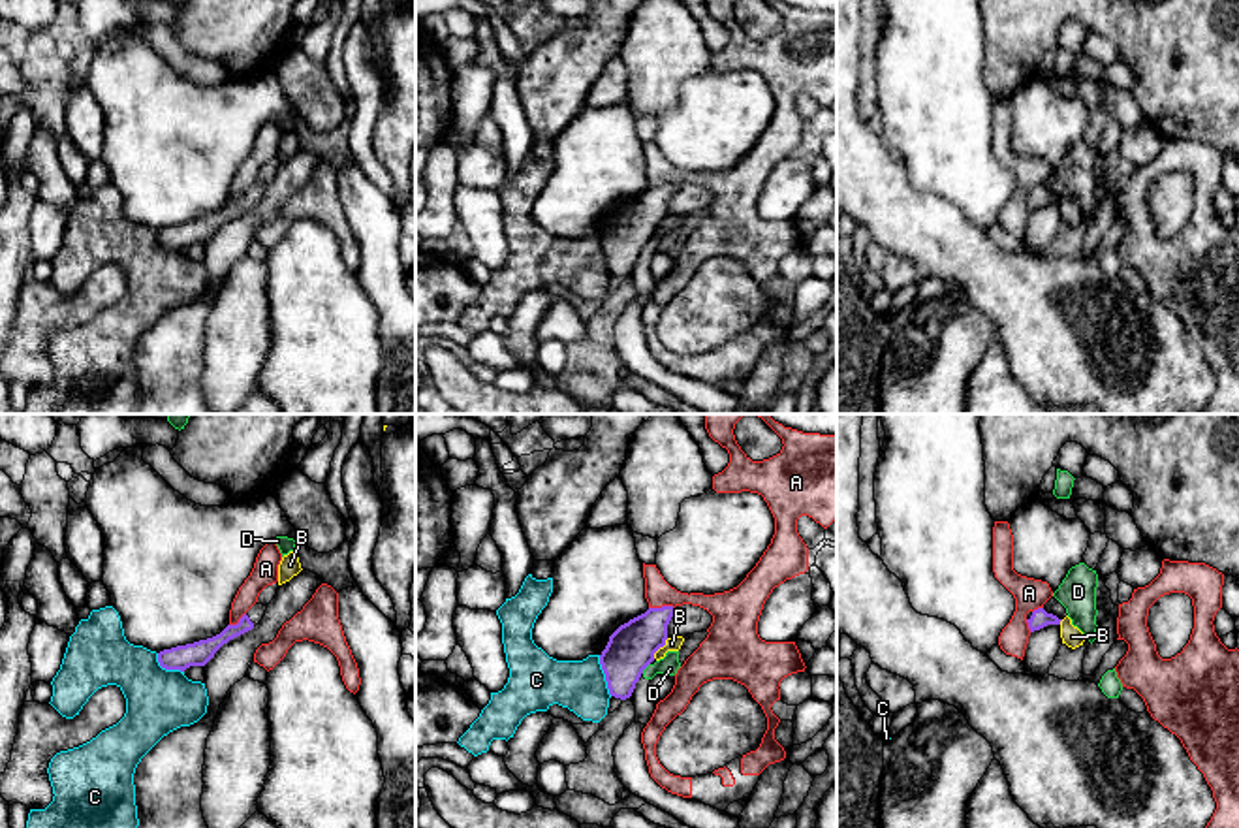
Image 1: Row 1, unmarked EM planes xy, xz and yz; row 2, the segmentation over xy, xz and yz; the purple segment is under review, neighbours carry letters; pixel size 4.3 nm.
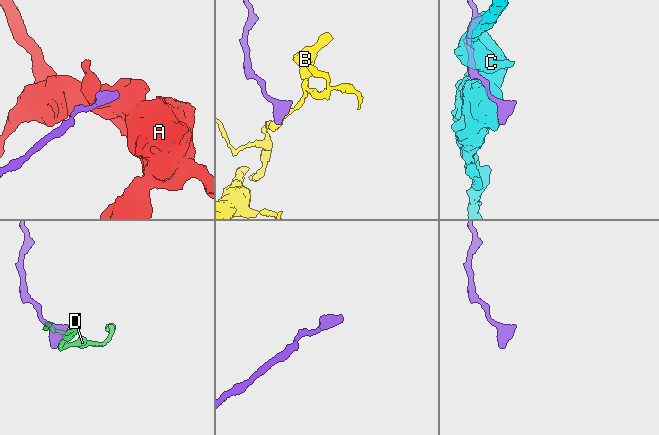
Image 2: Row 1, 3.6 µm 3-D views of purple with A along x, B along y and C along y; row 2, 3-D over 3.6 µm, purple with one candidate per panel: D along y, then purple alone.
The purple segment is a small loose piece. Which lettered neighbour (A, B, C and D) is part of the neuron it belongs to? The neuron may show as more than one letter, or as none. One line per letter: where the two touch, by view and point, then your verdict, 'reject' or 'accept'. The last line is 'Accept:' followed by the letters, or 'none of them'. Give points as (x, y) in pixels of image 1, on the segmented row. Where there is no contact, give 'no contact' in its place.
A: contact xz (662, 606); reject
B: contact xz (660, 646); reject
C: contact xz (606, 676); reject
D: contact xz (645, 667); reject
Accept: none of them

